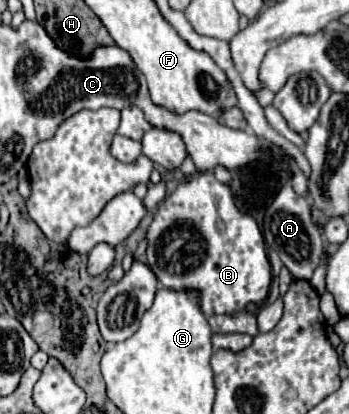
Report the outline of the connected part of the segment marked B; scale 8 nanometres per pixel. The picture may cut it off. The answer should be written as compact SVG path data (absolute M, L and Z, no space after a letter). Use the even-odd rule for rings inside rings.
M213 172L195 174L177 186L159 206L147 240L147 264L157 280L171 290L195 290L205 316L235 314L249 302L263 302L267 298L271 264L261 230L253 218L237 210L229 186L221 184ZM181 230L185 230L183 236L193 230L199 240L173 240L173 232L179 236Z

